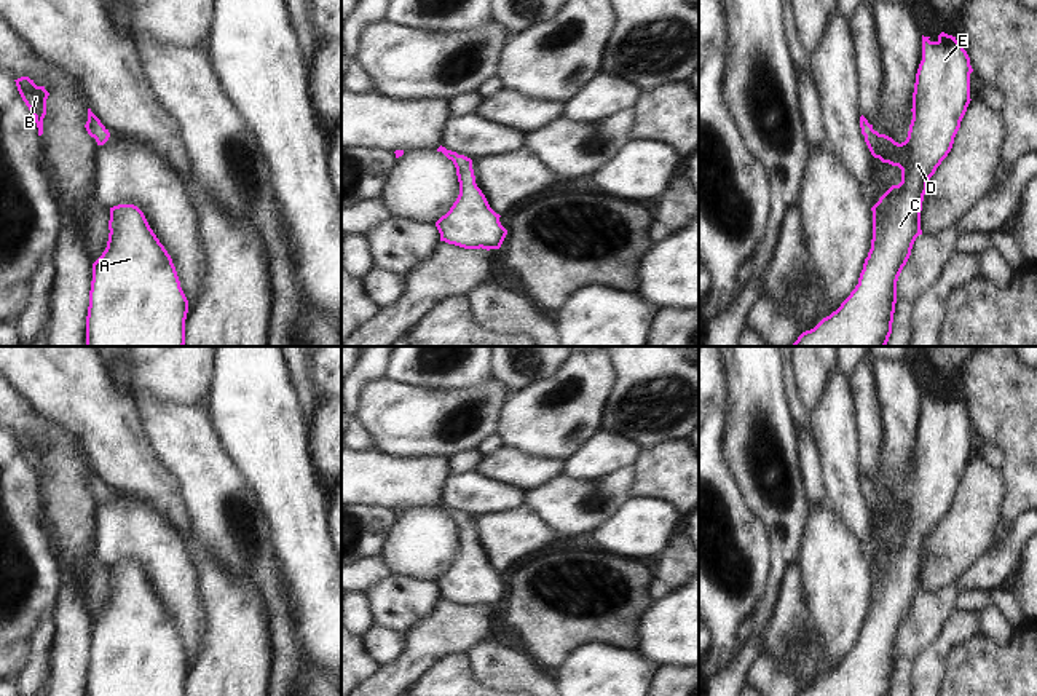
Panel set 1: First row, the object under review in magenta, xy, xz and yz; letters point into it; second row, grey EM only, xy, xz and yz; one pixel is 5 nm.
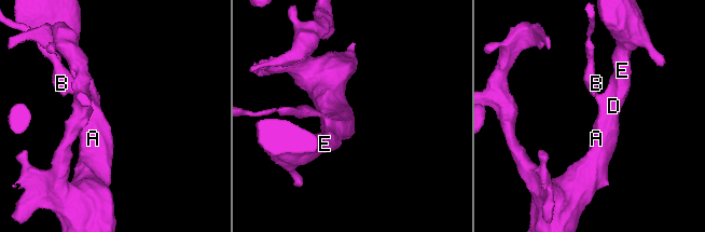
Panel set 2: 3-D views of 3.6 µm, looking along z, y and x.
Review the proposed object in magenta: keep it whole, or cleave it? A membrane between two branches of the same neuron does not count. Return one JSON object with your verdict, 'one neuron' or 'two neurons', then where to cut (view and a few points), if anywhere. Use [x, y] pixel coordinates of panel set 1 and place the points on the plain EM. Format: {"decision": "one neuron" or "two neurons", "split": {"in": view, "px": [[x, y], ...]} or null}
{"decision": "one neuron", "split": null}

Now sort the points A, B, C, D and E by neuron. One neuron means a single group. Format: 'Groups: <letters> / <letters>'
Groups: A B C D E.

